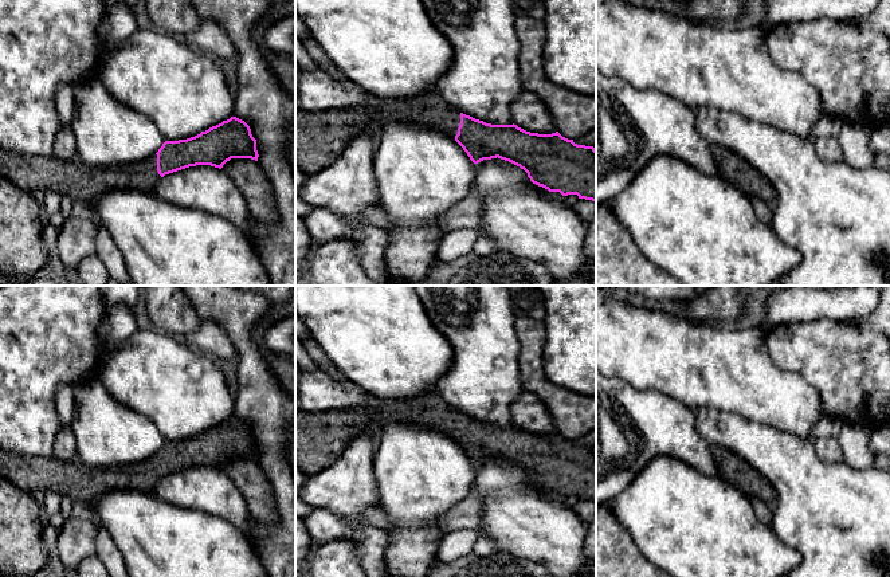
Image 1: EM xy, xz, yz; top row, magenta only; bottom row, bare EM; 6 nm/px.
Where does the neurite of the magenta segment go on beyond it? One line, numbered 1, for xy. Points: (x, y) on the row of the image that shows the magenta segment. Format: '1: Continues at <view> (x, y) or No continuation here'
1: Continues at xy (77, 180)

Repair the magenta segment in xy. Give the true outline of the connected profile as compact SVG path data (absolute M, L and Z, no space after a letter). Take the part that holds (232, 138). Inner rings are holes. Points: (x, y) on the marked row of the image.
M231 117L200 134L179 141L165 141L158 152L140 162L123 164L111 168L91 168L81 161L63 161L56 157L21 156L0 149L0 176L23 191L52 191L68 196L81 207L99 200L110 191L153 192L156 184L165 176L189 166L211 165L221 169L231 158L251 158L258 161L256 140L250 126Z

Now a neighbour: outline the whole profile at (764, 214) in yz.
M753 199L753 207L758 221L771 225L773 213L769 205L761 199Z

